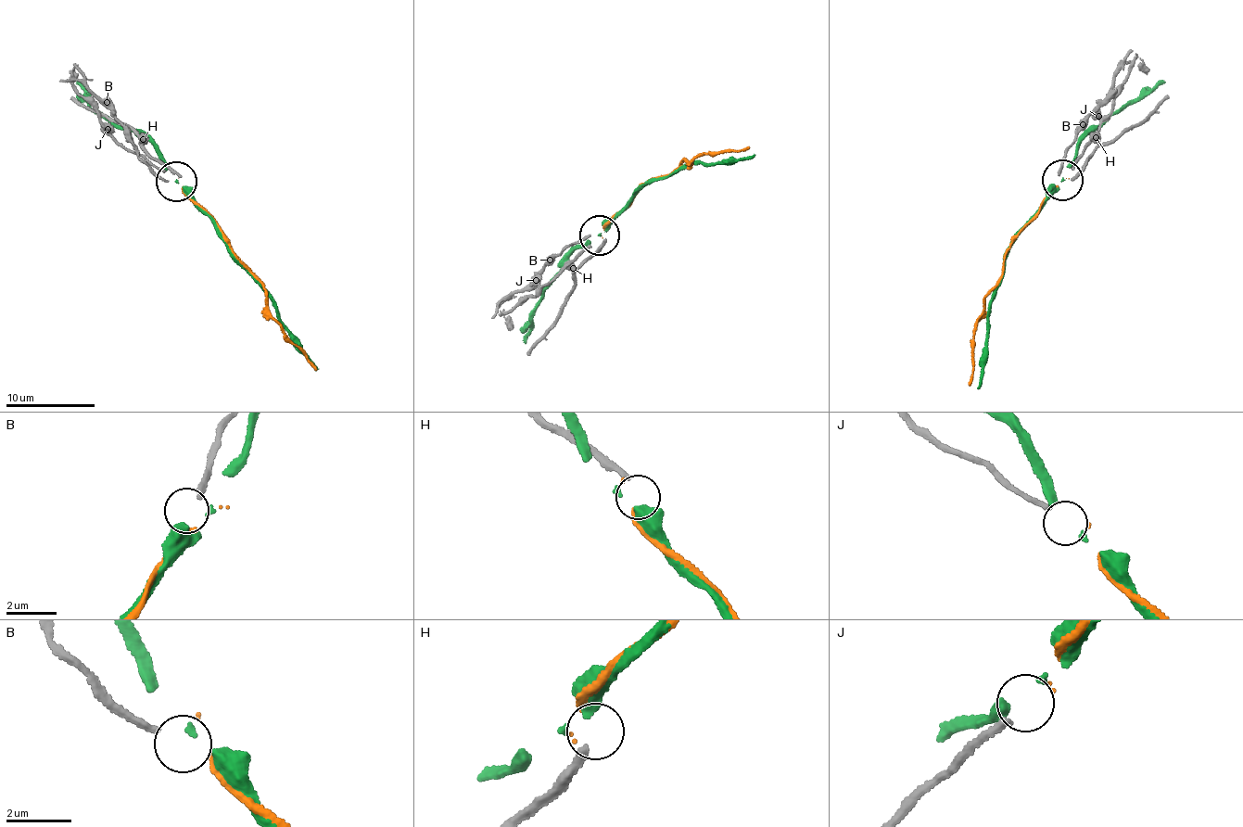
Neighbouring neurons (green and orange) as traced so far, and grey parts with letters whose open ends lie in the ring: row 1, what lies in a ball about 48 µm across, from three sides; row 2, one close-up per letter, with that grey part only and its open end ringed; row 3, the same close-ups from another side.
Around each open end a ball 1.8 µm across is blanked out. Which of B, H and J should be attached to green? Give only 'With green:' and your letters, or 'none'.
With green: none

